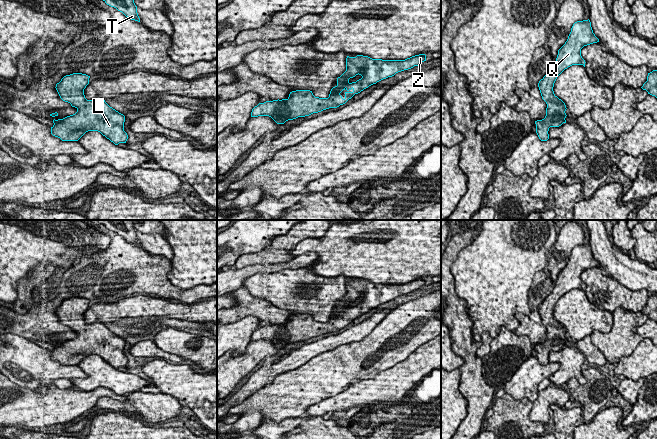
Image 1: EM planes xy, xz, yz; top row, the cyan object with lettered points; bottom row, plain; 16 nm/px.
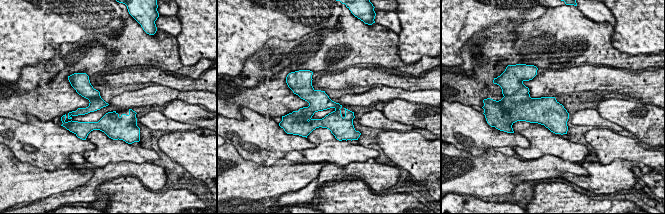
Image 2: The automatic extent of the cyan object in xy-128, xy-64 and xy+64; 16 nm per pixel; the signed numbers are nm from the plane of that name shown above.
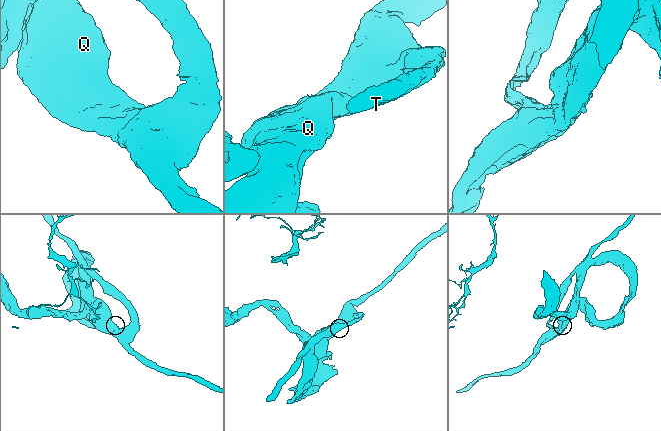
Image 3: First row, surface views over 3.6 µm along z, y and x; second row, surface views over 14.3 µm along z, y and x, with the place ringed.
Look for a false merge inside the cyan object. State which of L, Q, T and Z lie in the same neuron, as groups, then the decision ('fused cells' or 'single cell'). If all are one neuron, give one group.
groups L Q T Z; single cell

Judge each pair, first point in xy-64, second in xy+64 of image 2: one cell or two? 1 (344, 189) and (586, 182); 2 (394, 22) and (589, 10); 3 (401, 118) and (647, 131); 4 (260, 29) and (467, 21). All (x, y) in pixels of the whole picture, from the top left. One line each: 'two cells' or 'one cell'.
1: two cells
2: one cell
3: one cell
4: one cell

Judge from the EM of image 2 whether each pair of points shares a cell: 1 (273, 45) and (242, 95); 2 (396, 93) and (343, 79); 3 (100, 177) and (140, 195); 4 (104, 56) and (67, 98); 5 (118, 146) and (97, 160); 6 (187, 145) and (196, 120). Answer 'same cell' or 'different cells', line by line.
1: same cell
2: different cells
3: different cells
4: same cell
5: same cell
6: different cells

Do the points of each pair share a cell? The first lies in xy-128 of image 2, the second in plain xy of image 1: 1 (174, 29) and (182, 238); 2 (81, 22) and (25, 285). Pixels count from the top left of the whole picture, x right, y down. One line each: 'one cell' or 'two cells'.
1: two cells
2: two cells

